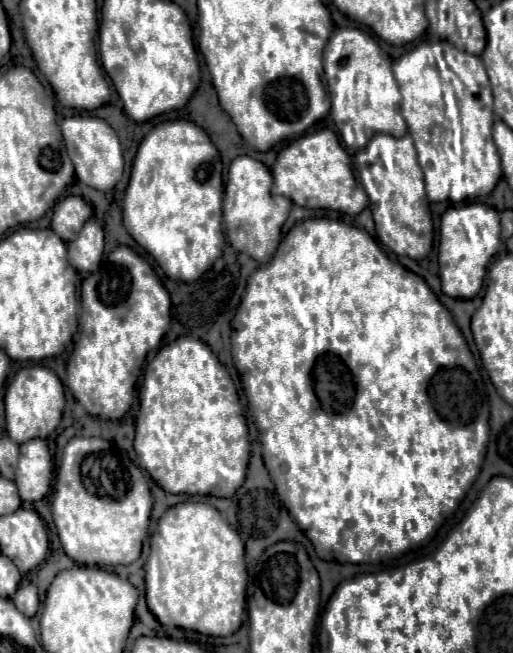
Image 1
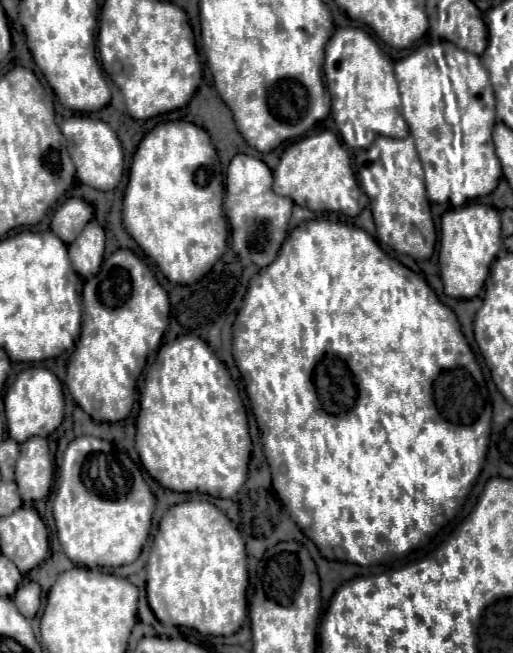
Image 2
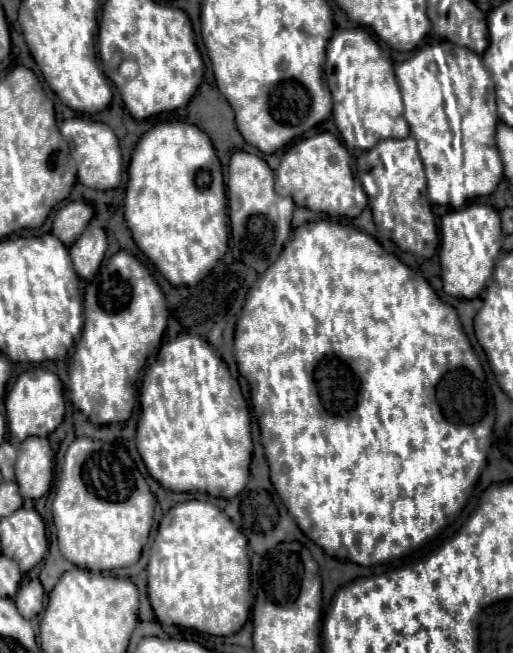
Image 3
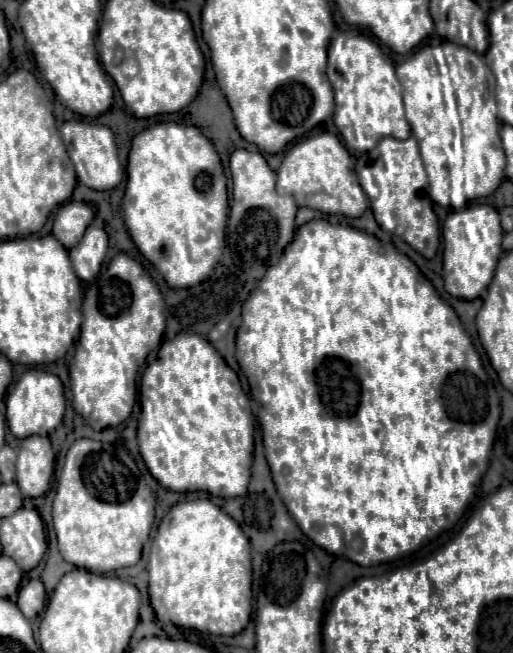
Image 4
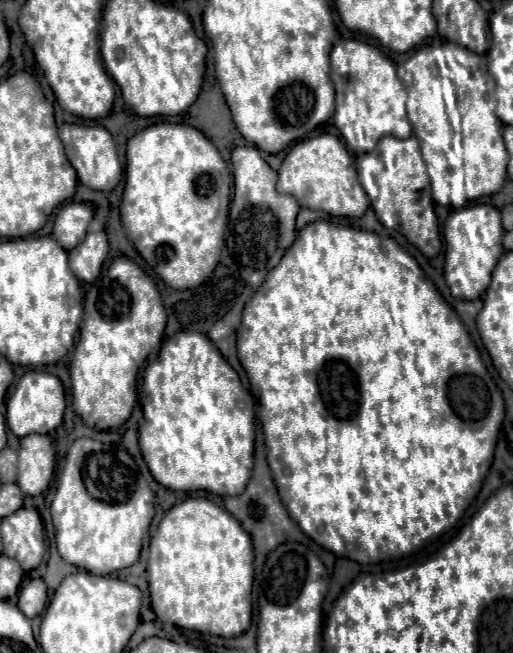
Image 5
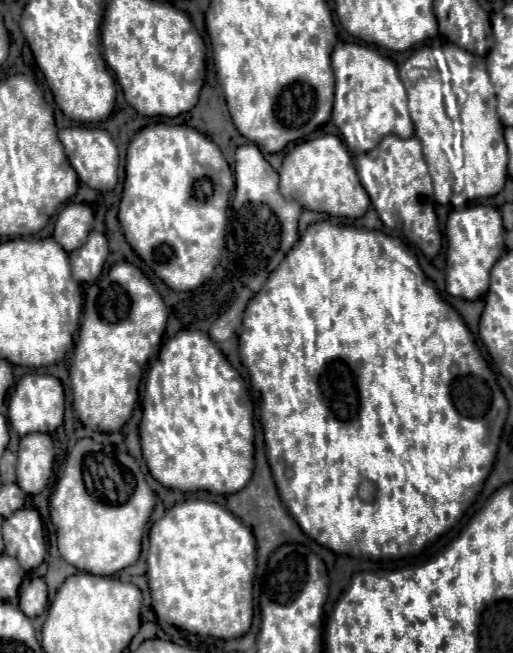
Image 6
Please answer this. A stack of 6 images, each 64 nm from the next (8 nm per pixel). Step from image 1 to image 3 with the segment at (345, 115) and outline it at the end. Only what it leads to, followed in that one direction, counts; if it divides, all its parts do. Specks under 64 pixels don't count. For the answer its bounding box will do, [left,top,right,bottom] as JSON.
[324,28,408,150]

